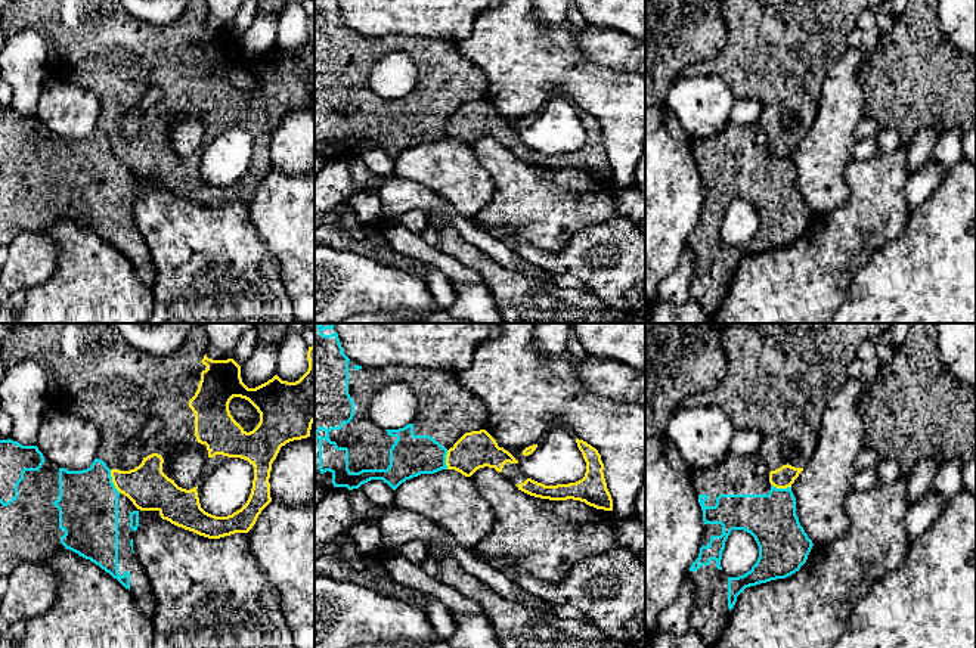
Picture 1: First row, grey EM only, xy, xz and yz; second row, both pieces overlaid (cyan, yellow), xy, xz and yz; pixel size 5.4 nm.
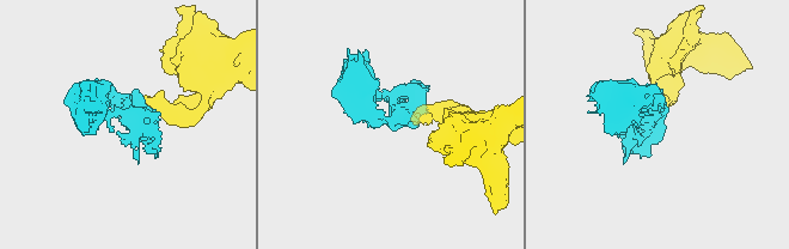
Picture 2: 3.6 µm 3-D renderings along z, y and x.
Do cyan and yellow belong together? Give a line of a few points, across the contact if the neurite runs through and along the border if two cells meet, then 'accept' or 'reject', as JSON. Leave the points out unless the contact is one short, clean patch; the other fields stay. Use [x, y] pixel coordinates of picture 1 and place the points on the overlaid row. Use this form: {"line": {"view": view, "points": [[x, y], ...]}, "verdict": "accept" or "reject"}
{"line": {"view": "xy", "points": [[110, 470], [112, 484], [120, 492]]}, "verdict": "reject"}

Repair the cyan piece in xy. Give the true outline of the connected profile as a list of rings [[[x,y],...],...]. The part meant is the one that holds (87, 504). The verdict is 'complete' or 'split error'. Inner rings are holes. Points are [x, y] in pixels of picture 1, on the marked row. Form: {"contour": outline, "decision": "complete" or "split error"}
{"contour": [[[0,440],[0,576],[28,561],[46,561],[61,549],[90,559],[131,592],[140,611],[154,618],[157,601],[137,556],[133,533],[139,509],[120,493],[100,459],[83,471],[59,468],[37,446]]], "decision": "split error"}

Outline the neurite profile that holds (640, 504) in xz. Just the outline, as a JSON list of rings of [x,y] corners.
[[[644,471],[641,489],[639,489],[639,492],[636,494],[633,515],[645,527],[645,471]]]

